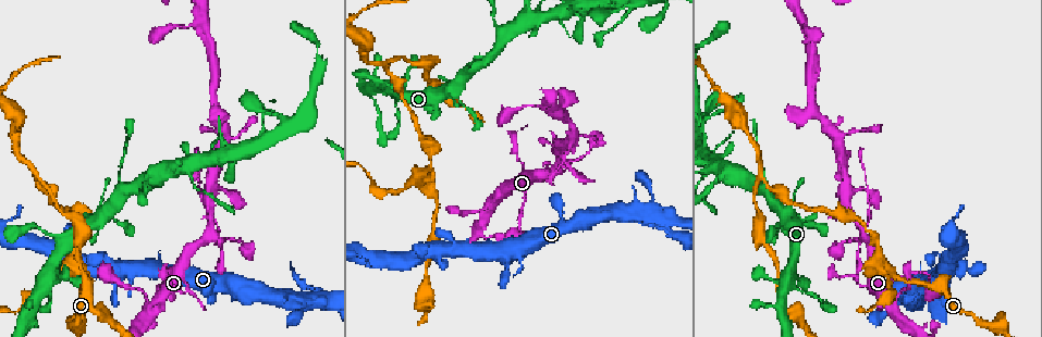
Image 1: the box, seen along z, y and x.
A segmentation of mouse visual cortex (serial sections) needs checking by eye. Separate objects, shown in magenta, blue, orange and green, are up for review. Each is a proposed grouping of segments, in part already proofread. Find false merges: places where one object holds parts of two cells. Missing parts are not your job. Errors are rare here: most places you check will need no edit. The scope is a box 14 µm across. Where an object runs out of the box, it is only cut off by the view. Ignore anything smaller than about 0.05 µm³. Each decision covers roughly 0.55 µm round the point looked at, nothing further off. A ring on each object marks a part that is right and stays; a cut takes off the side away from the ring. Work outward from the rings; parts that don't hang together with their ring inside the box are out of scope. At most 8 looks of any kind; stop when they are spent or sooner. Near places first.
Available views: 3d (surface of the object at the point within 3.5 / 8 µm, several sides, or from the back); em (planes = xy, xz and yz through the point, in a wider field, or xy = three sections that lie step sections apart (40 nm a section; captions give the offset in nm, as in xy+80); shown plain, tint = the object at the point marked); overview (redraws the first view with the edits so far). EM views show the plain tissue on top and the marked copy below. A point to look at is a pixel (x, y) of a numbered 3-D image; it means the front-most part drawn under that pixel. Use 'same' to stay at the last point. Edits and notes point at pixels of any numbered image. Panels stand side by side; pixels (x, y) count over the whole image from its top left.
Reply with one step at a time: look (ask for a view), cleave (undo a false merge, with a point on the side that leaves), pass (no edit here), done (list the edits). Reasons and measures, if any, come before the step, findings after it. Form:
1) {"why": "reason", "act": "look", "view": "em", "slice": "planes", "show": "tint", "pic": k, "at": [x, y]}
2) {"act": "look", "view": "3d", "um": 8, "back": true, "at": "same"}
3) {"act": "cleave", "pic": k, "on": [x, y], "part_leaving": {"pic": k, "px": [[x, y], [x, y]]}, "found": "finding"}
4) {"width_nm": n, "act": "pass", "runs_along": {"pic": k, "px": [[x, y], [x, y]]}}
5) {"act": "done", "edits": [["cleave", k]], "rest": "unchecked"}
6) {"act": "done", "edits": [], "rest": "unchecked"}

{"why": "sharp bend", "act": "look", "view": "3d", "um": 3.5, "pic": 1, "at": [876, 266]}

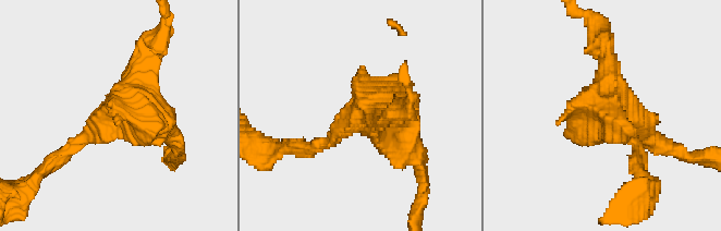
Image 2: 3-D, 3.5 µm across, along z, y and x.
{"act": "look", "view": "em", "slice": "planes", "show": "tint", "pic": 2, "at": [114, 106]}

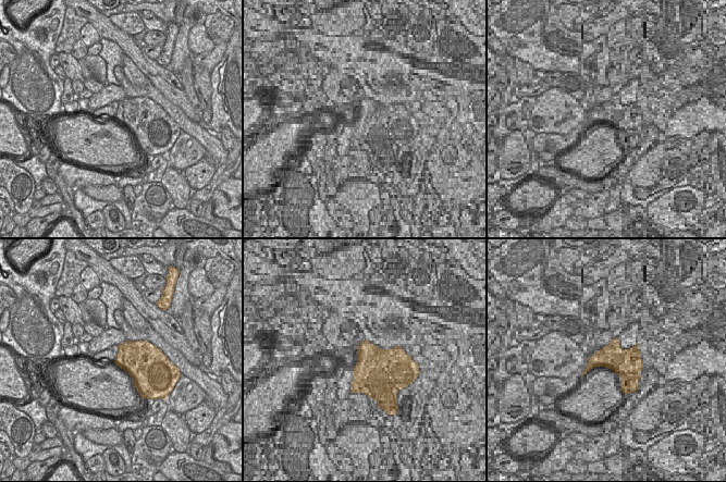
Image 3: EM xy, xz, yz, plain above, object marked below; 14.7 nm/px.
{"act": "pass", "runs_along": {"pic": 2, "px": [[652, 141], [601, 104], [605, 44]]}, "found": "all the same cell"}

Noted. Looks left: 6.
{"why": "abrupt turn", "act": "look", "view": "3d", "um": 3.5, "pic": 1, "at": [386, 64]}

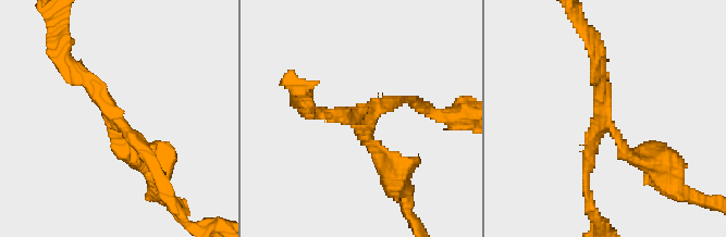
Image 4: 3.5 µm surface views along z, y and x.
{"arms": 3, "arm_widths_nm": [200, 200, 200], "act": "look", "view": "em", "slice": "planes", "show": "tint", "pic": 4, "at": [364, 118]}

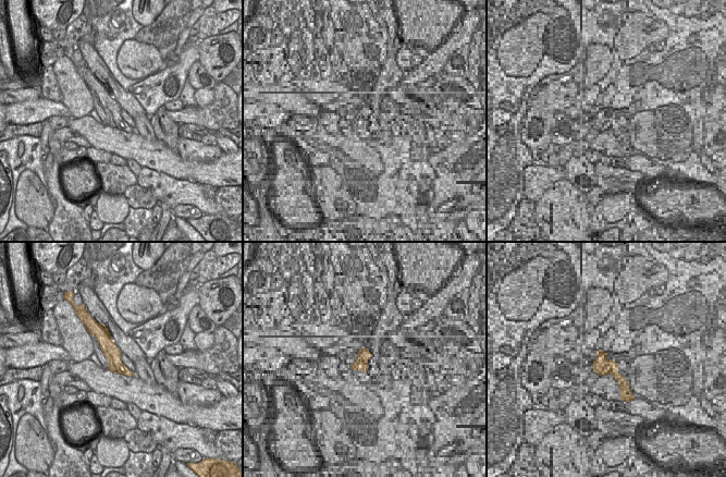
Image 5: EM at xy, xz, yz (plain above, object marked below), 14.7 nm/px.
{"act": "look", "view": "em", "slice": "xy", "step": 2, "show": "tint", "at": "same"}

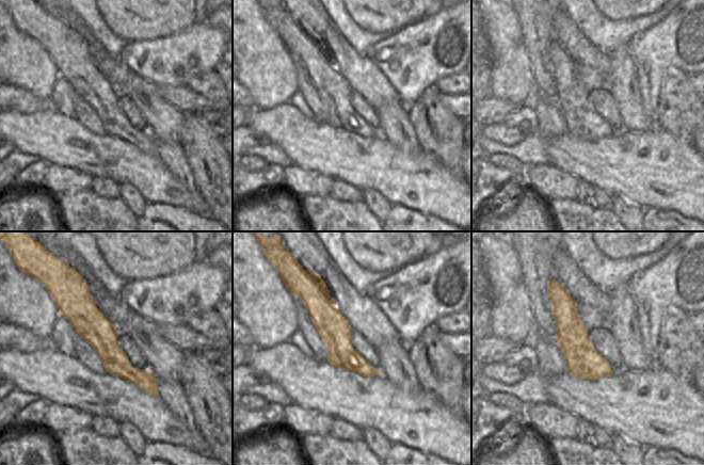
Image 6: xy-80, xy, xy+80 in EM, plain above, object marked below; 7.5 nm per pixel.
{"width_nm": 240, "act": "pass", "runs_along": {"pic": 4, "px": [[655, 160], [600, 126], [586, 179]]}, "found": "continuous, no second cell"}

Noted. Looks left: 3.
{"why": "arms part here", "act": "look", "view": "em", "slice": "planes", "show": "tint", "pic": 1, "at": [367, 41]}

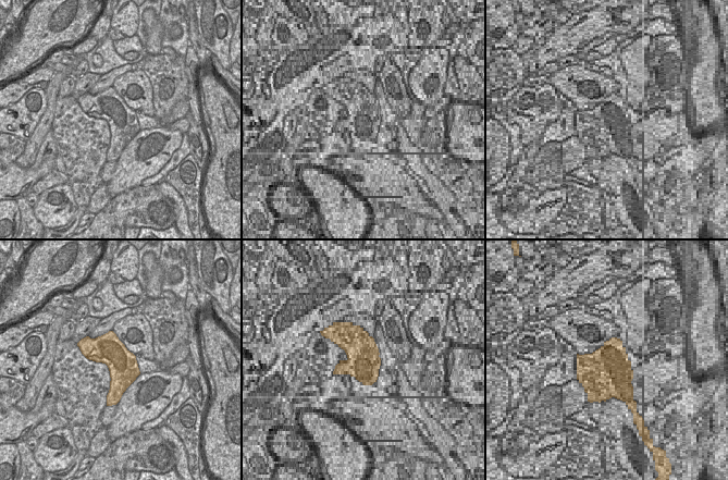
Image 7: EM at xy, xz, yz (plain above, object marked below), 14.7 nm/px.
{"act": "look", "view": "3d", "um": 3.5, "at": "same"}

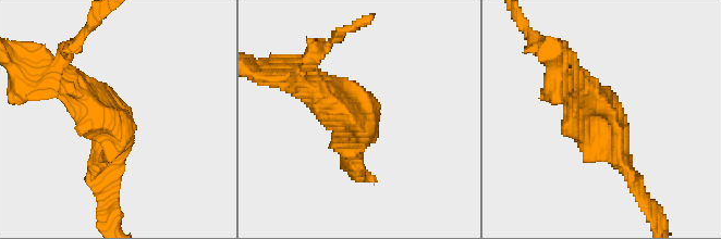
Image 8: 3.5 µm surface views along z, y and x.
{"act": "pass", "runs_along": {"pic": 8, "px": [[631, 176], [606, 113], [573, 79]]}, "found": "continuous, no second cell"}

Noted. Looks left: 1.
{"act": "done", "edits": [], "rest": "unchecked"}

